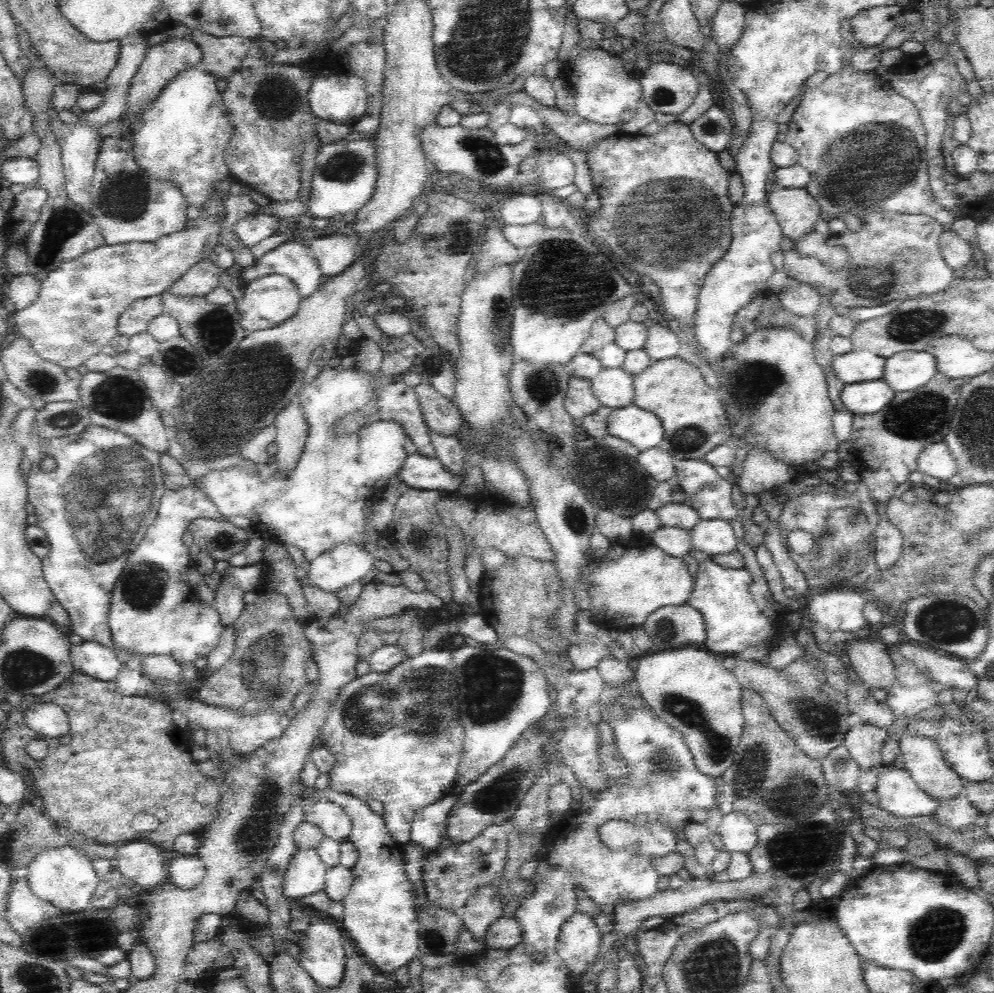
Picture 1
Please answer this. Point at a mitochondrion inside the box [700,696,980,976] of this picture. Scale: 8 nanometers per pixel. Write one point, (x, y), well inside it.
(932, 937)

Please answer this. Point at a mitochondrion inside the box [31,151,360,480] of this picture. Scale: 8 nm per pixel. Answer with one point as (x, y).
(219, 411)

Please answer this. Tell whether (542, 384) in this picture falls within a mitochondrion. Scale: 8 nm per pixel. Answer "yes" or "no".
yes

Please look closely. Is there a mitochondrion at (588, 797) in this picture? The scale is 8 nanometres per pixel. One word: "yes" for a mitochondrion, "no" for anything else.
no

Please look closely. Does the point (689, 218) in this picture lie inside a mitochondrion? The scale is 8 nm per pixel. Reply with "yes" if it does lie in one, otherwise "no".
yes

